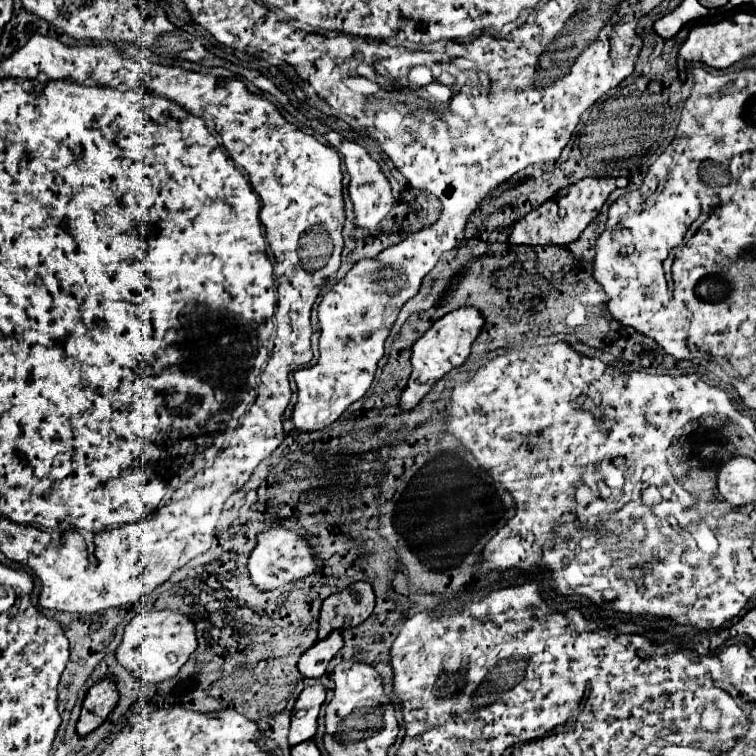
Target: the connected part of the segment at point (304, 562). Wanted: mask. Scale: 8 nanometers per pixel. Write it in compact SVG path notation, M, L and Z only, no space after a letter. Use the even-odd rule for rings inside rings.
M273 526L271 530L259 534L257 546L249 558L249 576L257 590L275 590L279 586L289 584L291 580L309 576L317 570L319 570L319 566L313 564L307 542L301 536L297 536L295 532L289 532L281 526Z

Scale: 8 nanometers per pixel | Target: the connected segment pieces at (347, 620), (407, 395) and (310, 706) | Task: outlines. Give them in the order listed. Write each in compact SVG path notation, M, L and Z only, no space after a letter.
M355 582L345 590L331 594L321 606L319 640L333 630L359 626L363 620L369 618L373 606L375 594L367 582Z
M459 308L453 310L449 314L445 314L443 318L439 318L415 344L413 344L413 354L411 354L411 366L413 372L409 376L407 386L401 392L401 400L399 400L399 408L401 410L411 410L429 390L431 386L443 376L447 374L451 368L461 366L465 362L465 358L471 352L471 344L477 338L479 330L483 326L483 316L475 310L475 308Z
M311 686L305 688L291 712L291 732L289 732L289 744L301 744L305 740L311 740L317 732L317 716L319 708L325 702L325 688L323 686Z

